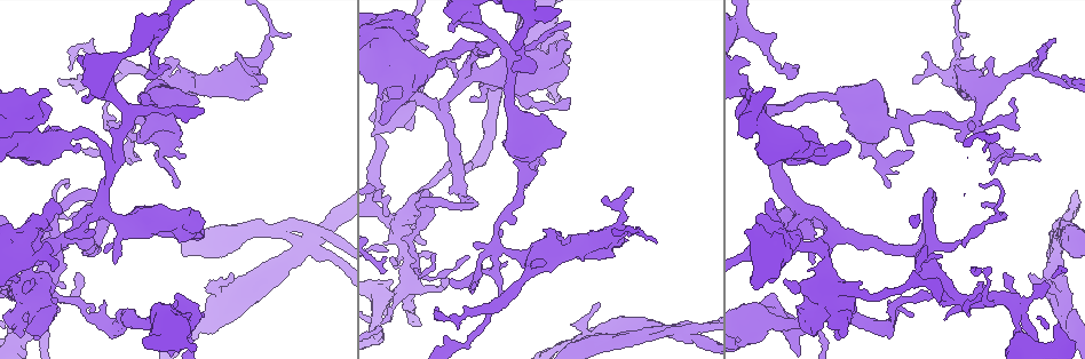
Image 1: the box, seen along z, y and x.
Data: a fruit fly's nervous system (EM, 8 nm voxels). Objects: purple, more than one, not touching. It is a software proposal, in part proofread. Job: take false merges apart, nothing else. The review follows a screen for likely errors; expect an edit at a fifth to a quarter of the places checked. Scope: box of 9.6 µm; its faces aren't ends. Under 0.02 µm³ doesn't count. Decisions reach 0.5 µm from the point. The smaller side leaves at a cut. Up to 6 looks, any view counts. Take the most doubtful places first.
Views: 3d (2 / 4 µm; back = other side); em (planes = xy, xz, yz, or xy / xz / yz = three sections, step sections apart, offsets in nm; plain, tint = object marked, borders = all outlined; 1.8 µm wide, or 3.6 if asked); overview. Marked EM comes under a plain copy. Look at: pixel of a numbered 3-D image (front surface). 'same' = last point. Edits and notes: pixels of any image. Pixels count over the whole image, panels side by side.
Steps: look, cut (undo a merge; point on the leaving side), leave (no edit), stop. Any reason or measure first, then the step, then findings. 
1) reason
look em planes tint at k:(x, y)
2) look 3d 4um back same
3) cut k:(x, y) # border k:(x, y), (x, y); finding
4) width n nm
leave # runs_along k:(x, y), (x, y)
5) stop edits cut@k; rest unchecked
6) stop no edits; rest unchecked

sharp bend
look 3d 4um at 1:(21, 240)

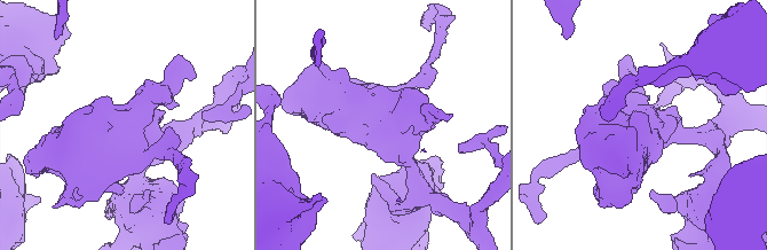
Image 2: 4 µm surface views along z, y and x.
look em planes tint at 2:(129, 127)

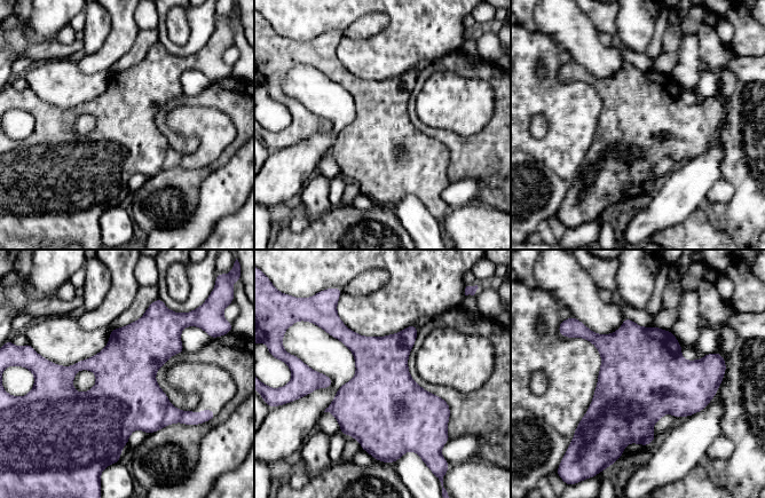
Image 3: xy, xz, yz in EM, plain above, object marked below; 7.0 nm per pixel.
leave # all the same neuron

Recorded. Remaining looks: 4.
three arms meet
look em planes tint at 1:(1016, 309)

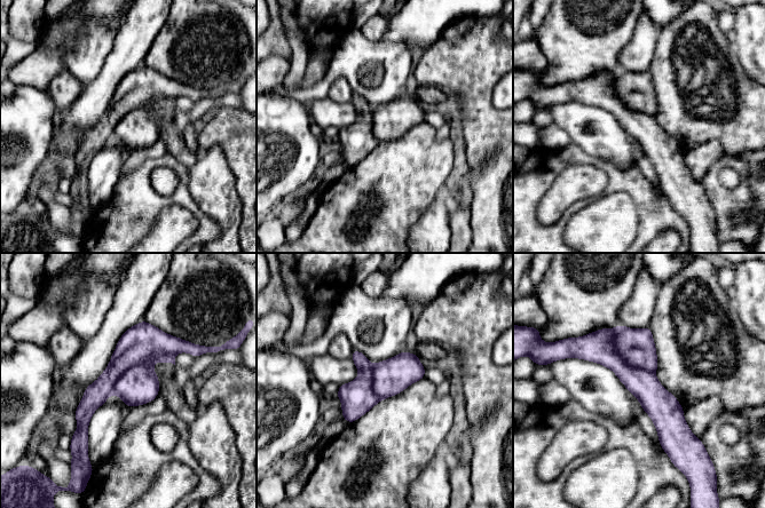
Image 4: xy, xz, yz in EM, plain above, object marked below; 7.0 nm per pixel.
leave # runs_along 4:(187, 346), (148, 346), (80, 429); one neuron here

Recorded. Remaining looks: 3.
three-way junction
look 3d 2um at 1:(228, 308)

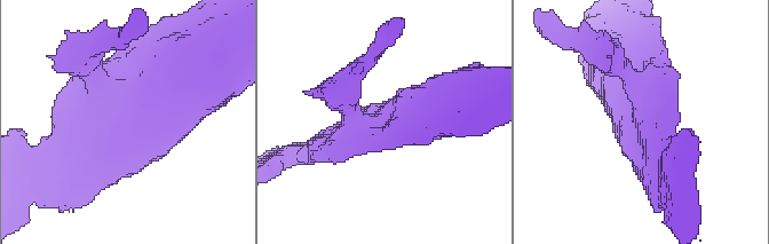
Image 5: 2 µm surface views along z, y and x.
need the tissue
look em xy step 4 borders at 5:(641, 127)

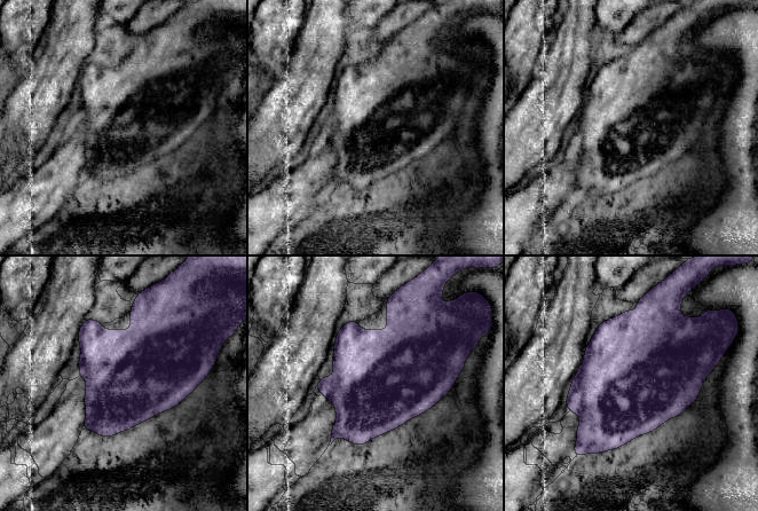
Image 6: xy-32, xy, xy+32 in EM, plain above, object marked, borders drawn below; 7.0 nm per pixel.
leave # continuous, no second neuron

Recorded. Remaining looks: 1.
stop no edits; rest unchecked

